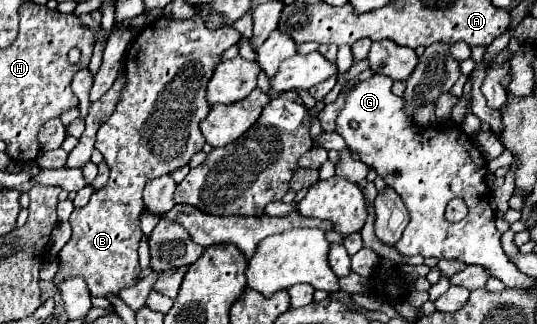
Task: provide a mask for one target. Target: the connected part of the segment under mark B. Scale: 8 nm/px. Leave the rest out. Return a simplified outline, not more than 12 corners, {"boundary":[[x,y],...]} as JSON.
{"boundary":[[162,16],[96,136],[110,178],[70,214],[64,276],[138,282],[142,190],[202,150],[236,30]]}

